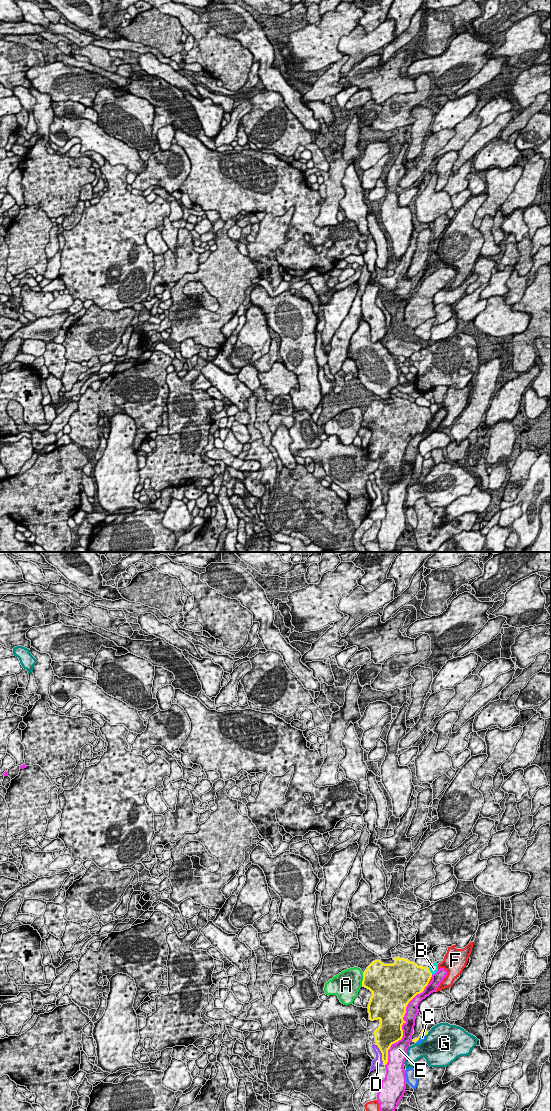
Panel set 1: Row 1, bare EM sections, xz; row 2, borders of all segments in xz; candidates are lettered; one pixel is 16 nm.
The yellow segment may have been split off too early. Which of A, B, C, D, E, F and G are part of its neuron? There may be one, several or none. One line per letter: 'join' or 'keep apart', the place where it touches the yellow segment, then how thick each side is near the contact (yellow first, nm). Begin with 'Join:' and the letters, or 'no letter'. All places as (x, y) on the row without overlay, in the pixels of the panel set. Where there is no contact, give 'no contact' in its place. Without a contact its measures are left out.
Join: no letter
A: keep apart | xz (363, 419) | 480/420 nm
B: keep apart | xz (429, 411) | 400/140 nm
C: keep apart | xz (419, 477) | 70/70 nm
D: keep apart | xz (382, 494) | 300/140 nm
E: keep apart | xz (402, 464) | 400/190 nm
F: keep apart | xz (429, 420) | 440/30 nm
G: keep apart | xz (427, 473) | 70/500 nm

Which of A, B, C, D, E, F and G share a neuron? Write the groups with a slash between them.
A / B / C / D / E / F / G

